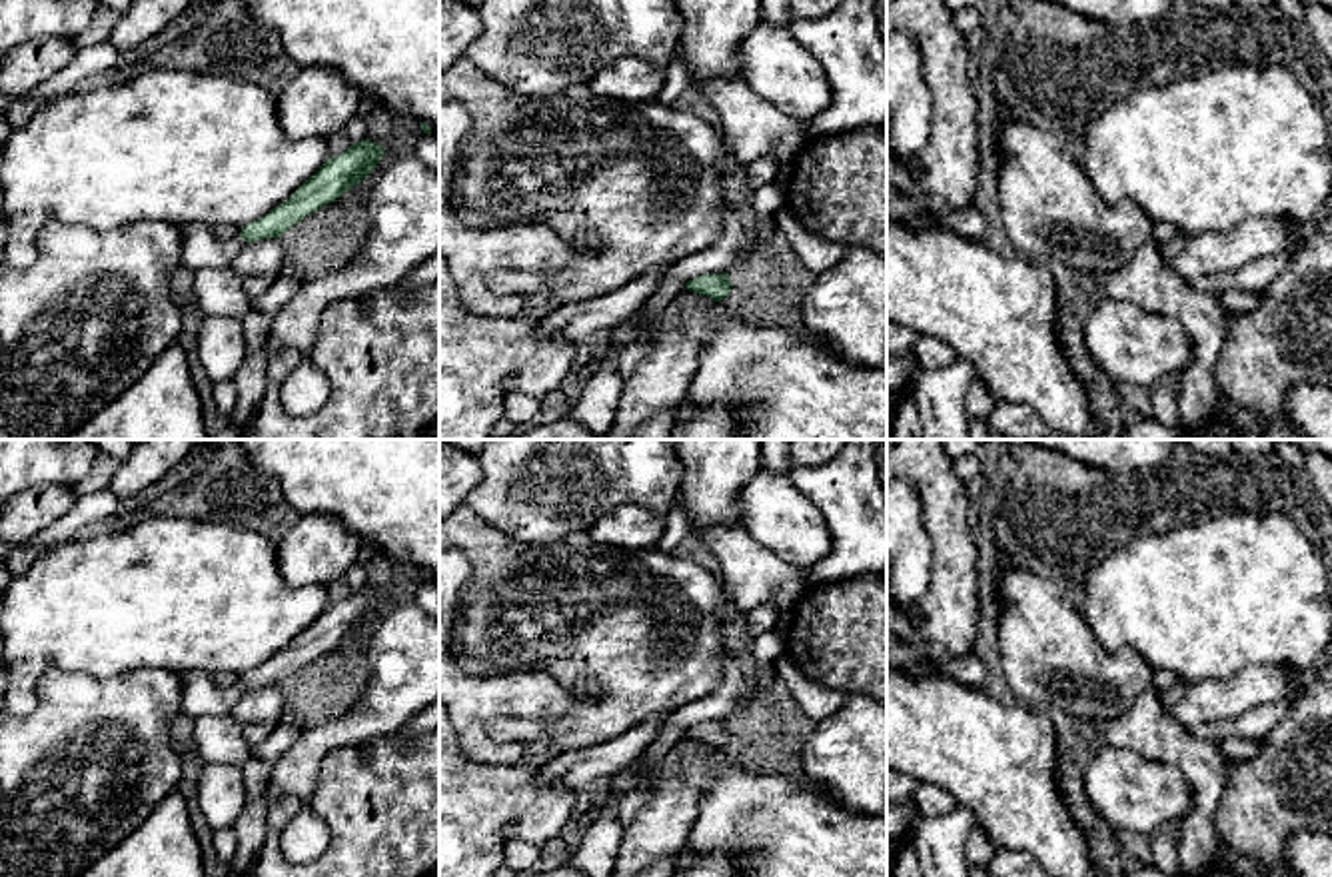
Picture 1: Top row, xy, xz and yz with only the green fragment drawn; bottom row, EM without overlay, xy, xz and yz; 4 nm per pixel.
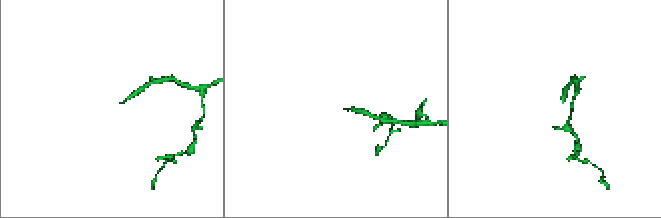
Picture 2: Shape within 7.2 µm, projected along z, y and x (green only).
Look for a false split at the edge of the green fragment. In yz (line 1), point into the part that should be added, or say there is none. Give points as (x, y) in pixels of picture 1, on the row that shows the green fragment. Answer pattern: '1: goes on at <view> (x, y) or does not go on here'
1: does not go on here

